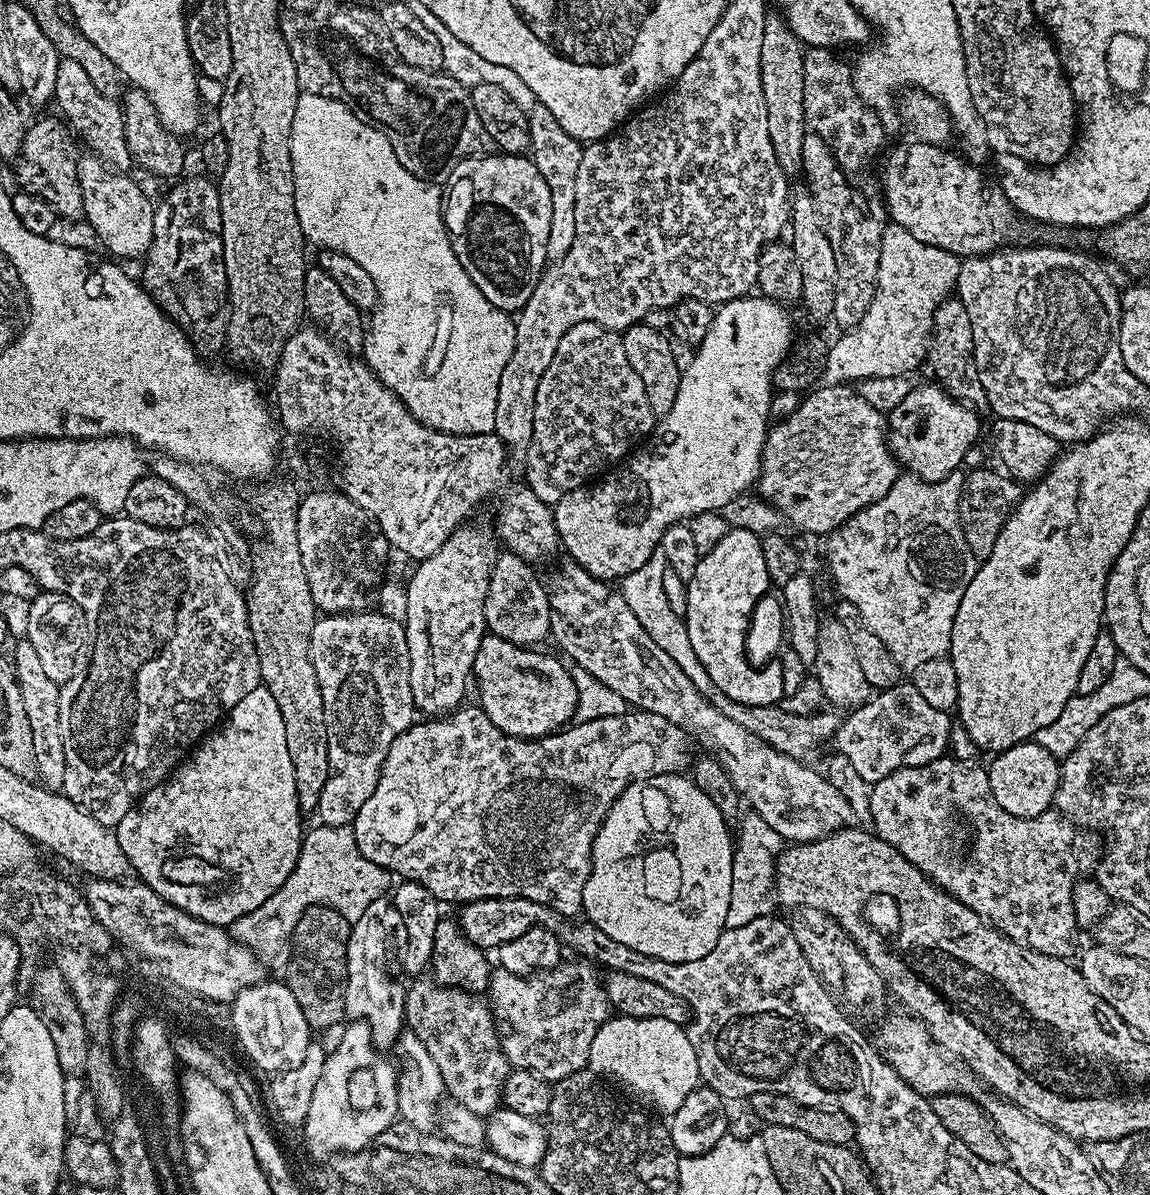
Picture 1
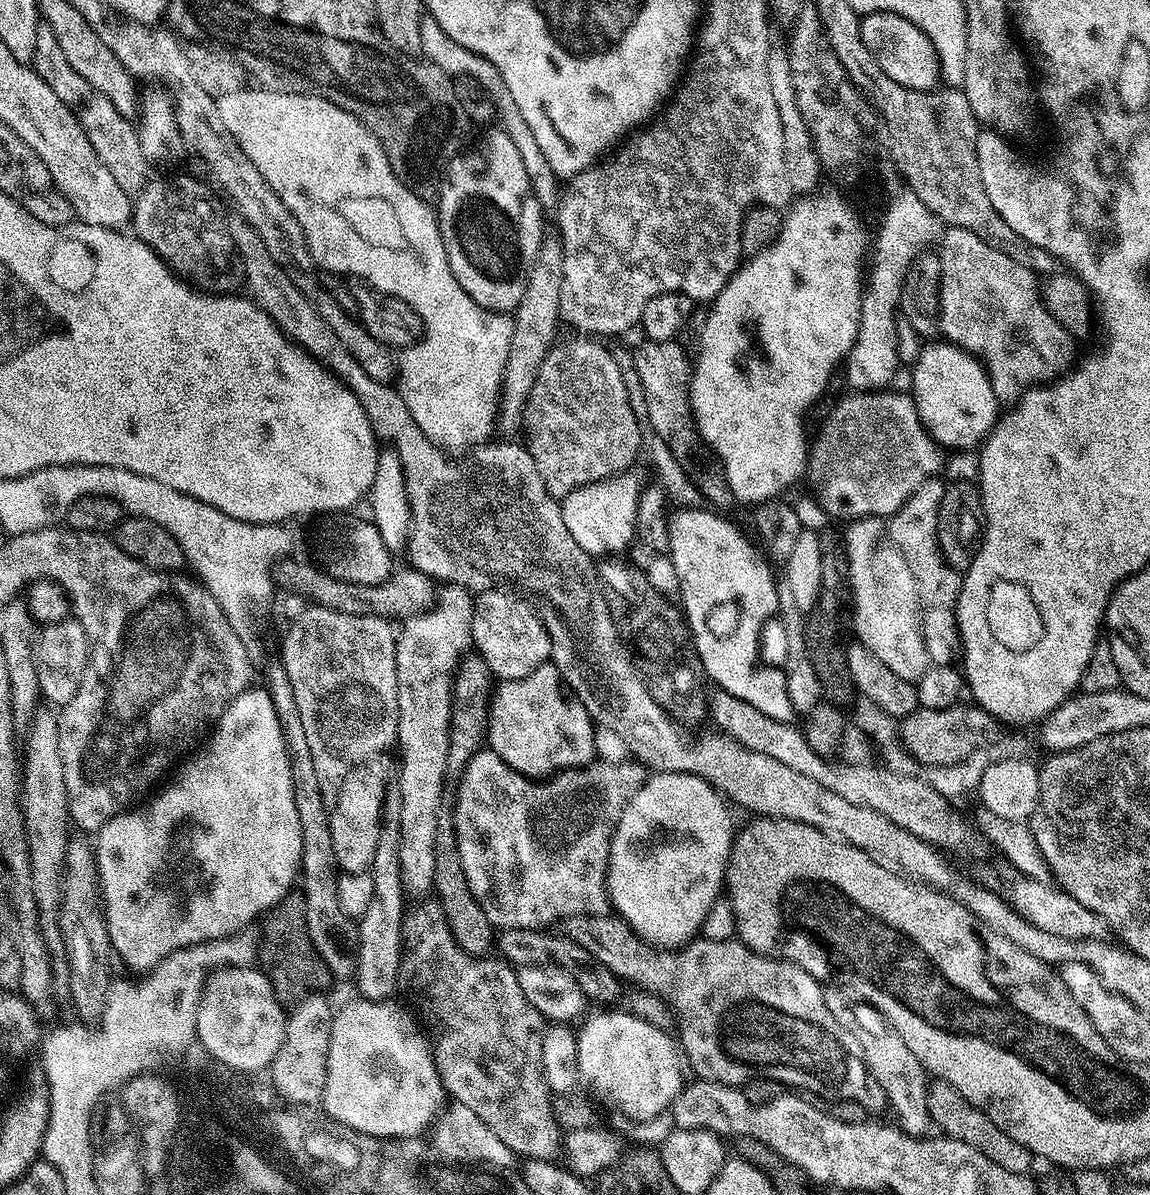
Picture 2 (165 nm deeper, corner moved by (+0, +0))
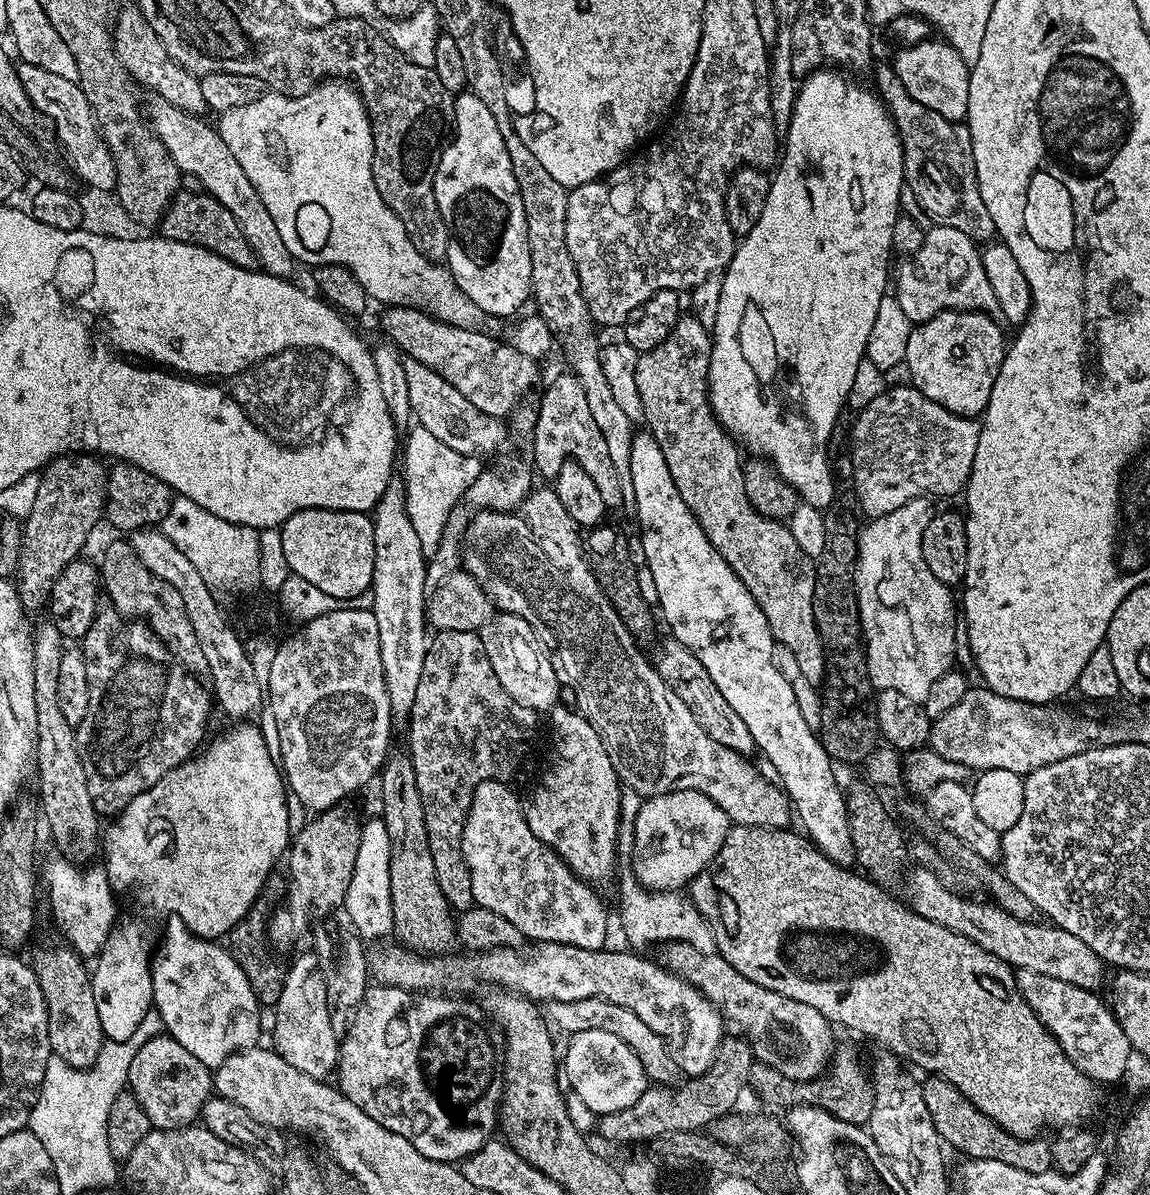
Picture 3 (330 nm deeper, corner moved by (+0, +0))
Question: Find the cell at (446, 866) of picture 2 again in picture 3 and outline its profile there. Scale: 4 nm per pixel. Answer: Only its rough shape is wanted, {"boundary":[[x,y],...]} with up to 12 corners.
{"boundary":[[436,632],[406,725],[434,878],[476,904],[474,790],[511,781],[538,714],[477,633]]}

